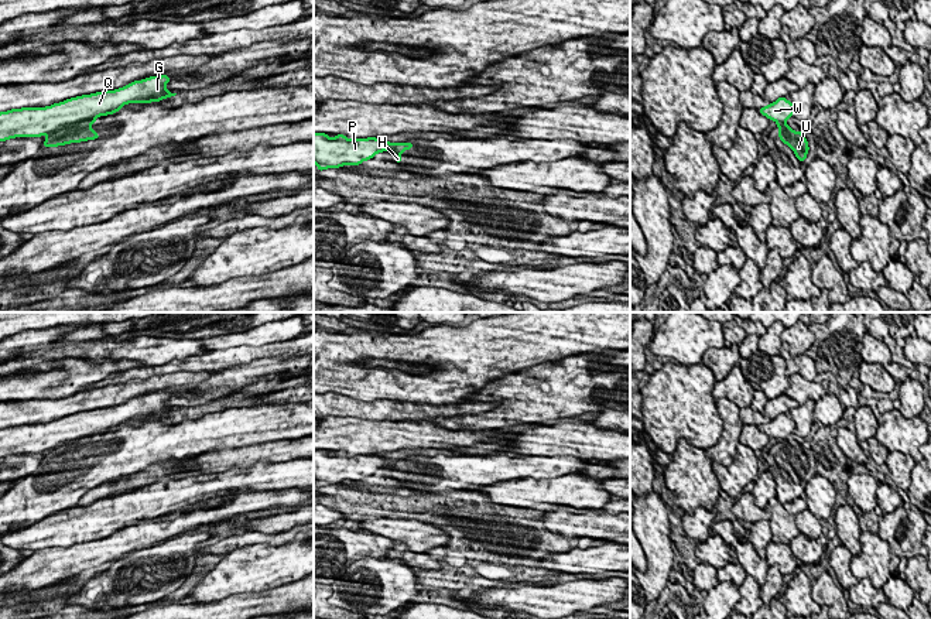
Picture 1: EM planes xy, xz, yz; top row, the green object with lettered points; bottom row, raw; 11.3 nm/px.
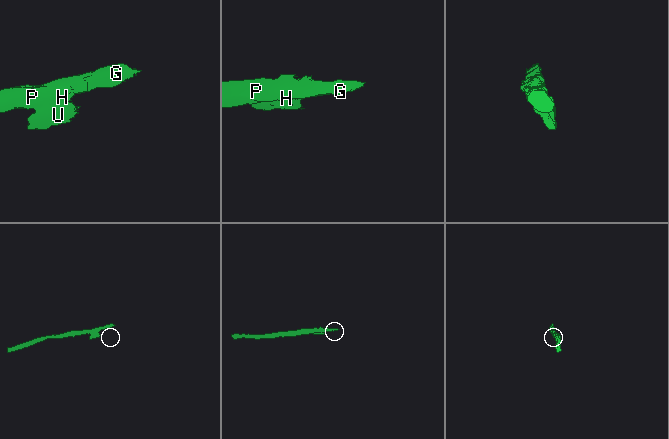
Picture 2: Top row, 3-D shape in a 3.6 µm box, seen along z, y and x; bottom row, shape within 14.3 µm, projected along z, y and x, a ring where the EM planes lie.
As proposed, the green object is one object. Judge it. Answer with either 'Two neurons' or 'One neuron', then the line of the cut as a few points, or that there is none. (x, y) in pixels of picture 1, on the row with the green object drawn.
Two neurons. Split along xy (93, 118), (64, 125), (50, 134)

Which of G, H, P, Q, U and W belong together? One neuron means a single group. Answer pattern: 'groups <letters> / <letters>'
groups G P Q W / H U

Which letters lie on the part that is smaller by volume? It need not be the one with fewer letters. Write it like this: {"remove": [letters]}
{"remove": ["H", "U"]}

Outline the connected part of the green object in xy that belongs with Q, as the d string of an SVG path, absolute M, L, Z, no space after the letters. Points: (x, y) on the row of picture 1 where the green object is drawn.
M150 76L114 90L66 99L45 107L21 107L0 112L0 141L16 137L41 137L64 126L117 113L129 103L158 103L177 93L165 89L171 76Z

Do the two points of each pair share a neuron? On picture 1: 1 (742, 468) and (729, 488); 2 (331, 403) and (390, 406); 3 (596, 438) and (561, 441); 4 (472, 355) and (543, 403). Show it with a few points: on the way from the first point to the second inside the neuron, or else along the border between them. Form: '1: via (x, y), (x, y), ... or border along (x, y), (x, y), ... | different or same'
1: via (738, 472), (729, 484) | same
2: via (345, 406), (376, 409) | same
3: via (588, 440), (570, 440) | same
4: border along (536, 365), (496, 378), (476, 395) | different

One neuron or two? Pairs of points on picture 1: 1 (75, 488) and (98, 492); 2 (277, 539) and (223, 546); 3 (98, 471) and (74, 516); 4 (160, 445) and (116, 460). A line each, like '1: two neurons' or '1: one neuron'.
1: two neurons
2: one neuron
3: two neurons
4: one neuron

